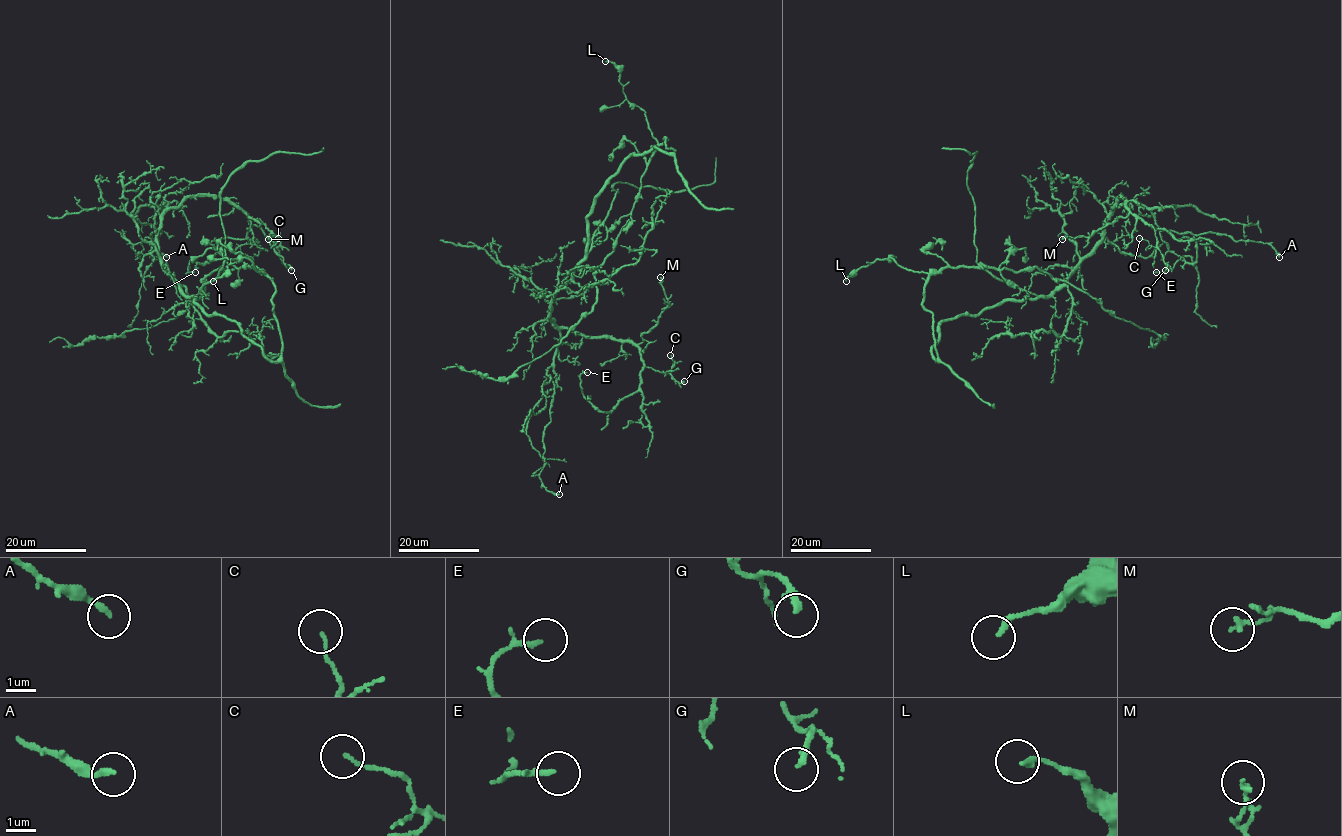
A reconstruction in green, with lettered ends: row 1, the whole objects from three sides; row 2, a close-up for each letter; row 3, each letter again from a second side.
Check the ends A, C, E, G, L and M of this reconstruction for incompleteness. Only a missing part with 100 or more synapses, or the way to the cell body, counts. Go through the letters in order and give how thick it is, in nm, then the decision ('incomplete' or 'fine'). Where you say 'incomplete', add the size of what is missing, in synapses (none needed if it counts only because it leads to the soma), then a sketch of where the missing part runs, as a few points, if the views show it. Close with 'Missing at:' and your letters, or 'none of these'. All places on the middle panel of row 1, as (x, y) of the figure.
A: 200 nm | fine
C: 110 nm | fine
E: 130 nm | fine
G: 220 nm | fine
L: 220 nm | fine
M: 170 nm | fine
Missing at: none of these

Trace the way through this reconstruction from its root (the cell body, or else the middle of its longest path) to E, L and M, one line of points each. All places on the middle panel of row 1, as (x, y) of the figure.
E: (643, 155), (595, 200), (585, 259), (550, 314), (629, 340), (640, 386), (602, 412), (582, 393), (587, 372)
L: (643, 155), (653, 148), (674, 151), (664, 137), (656, 141), (644, 112), (626, 98), (619, 69), (605, 61)
M: (643, 155), (595, 200), (585, 259), (550, 317), (639, 345), (667, 304), (660, 277)

